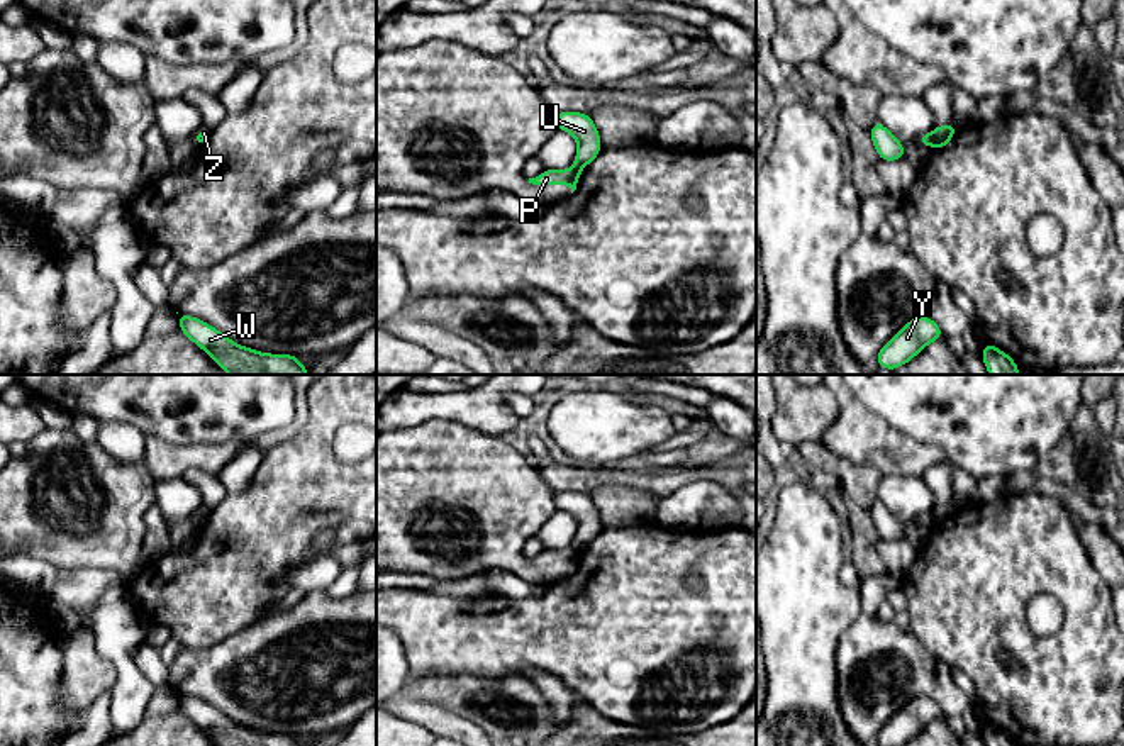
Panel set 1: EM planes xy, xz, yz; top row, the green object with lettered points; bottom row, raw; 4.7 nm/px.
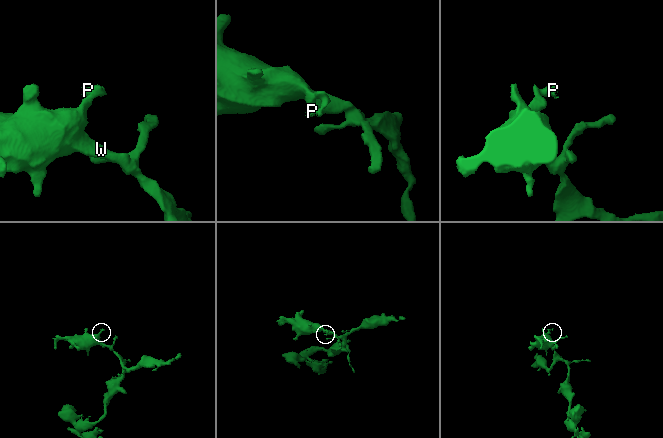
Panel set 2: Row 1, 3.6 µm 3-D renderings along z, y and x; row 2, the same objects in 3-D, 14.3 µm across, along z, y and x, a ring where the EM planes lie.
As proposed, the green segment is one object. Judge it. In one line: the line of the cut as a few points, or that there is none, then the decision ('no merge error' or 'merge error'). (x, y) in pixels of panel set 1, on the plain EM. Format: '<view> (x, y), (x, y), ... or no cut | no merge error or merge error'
xz (573, 546), (578, 551) | merge error

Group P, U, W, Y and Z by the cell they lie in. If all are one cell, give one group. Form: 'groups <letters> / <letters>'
groups P / U W Y Z

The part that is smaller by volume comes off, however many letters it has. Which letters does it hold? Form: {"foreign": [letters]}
{"foreign": ["P"]}

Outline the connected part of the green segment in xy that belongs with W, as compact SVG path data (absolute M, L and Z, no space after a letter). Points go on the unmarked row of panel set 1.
M178 693L180 710L202 727L219 746L303 746L297 736L270 734L232 722L207 702Z

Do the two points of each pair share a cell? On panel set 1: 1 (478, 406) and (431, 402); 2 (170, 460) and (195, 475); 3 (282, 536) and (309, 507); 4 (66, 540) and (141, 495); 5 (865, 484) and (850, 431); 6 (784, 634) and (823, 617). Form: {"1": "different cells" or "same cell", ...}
{"1": "same cell", "2": "different cells", "3": "same cell", "4": "same cell", "5": "different cells", "6": "same cell"}

